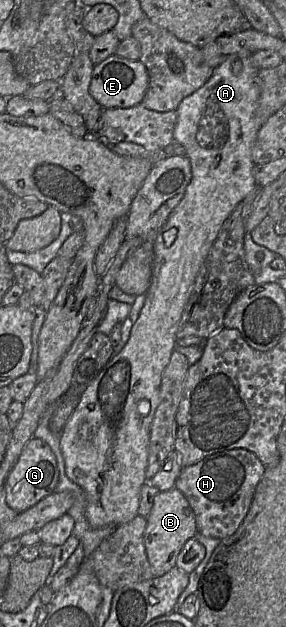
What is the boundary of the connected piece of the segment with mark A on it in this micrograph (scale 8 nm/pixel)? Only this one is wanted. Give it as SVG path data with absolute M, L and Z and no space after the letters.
M252 54L248 55L229 55L221 62L214 71L208 81L198 90L185 97L176 109L177 121L174 127L174 141L183 145L186 149L187 157L191 163L192 178L188 184L185 194L177 206L173 209L170 216L162 226L158 235L154 240L154 260L152 268L152 280L148 291L146 292L146 300L140 311L137 321L131 329L130 337L124 348L115 354L101 369L96 378L84 387L79 397L78 403L67 421L60 436L60 449L65 462L65 472L69 480L77 484L86 496L86 518L93 528L102 528L105 526L117 526L131 521L138 515L138 507L140 503L140 490L147 478L145 476L146 466L148 463L148 449L150 441L150 426L154 418L154 414L159 404L159 392L161 385L162 373L170 361L172 352L176 348L177 338L176 332L183 310L188 301L194 281L210 252L213 242L222 227L222 224L234 210L234 208L251 192L258 188L256 180L253 176L254 162L252 160L252 149L257 139L259 130L259 120L257 120L257 108L260 96L260 84L258 79L259 69L251 63Z

